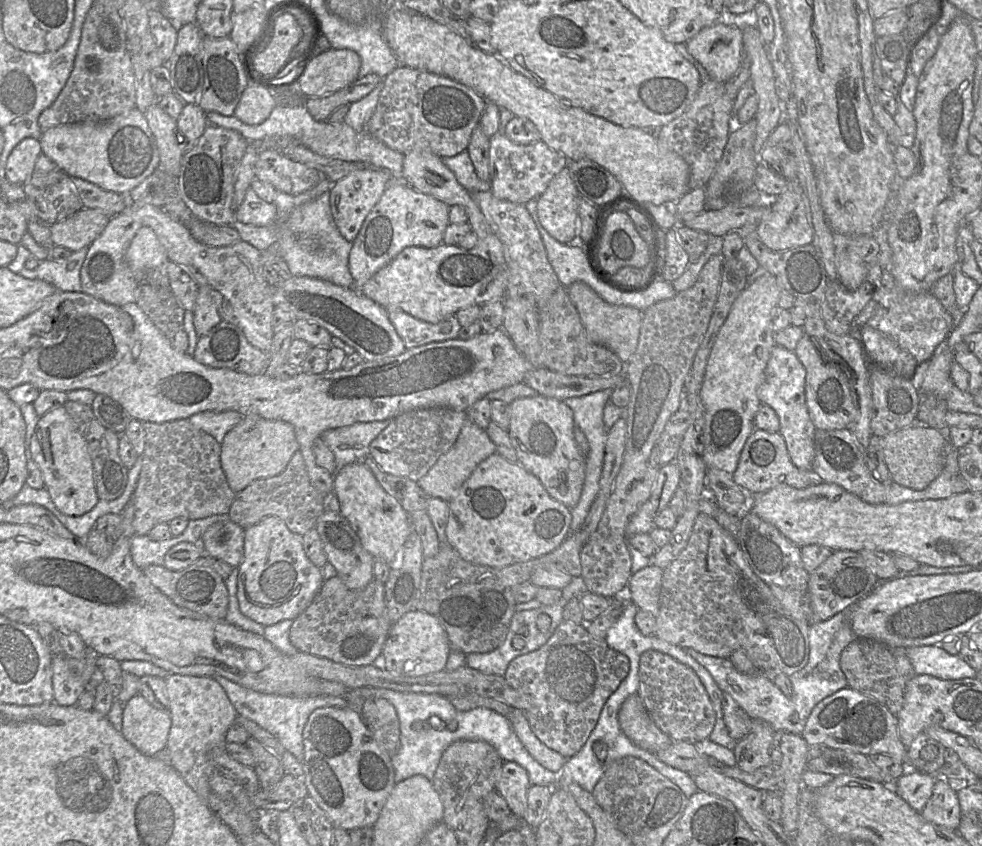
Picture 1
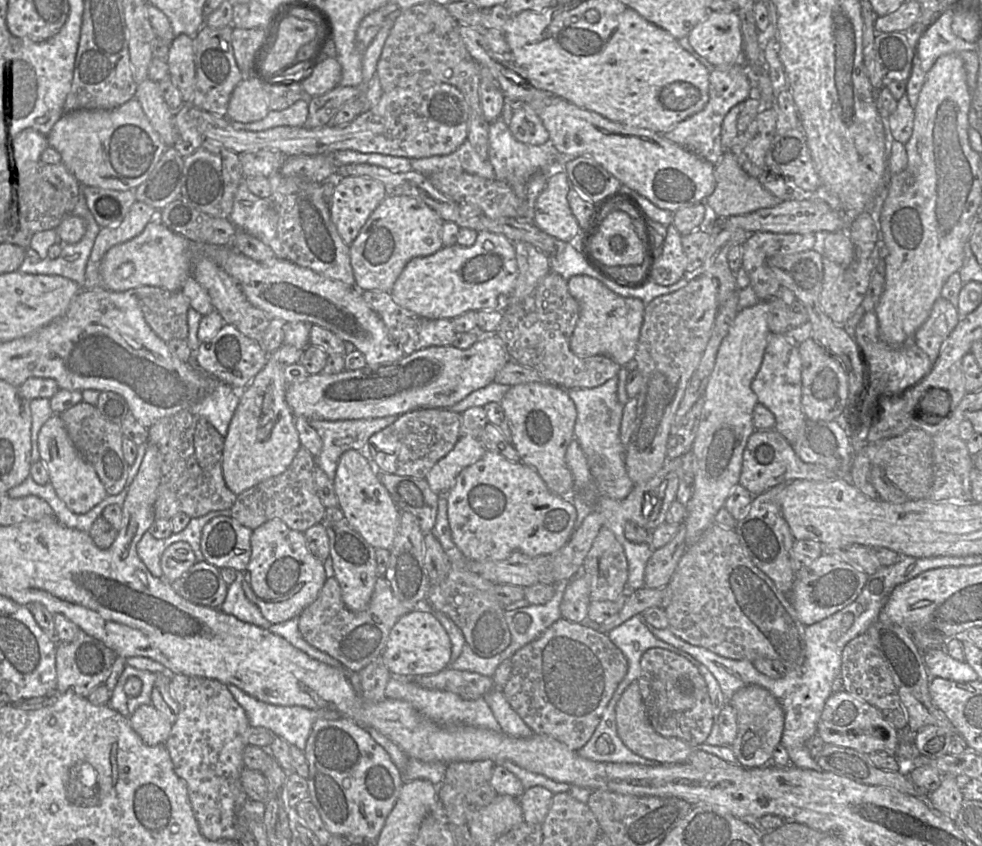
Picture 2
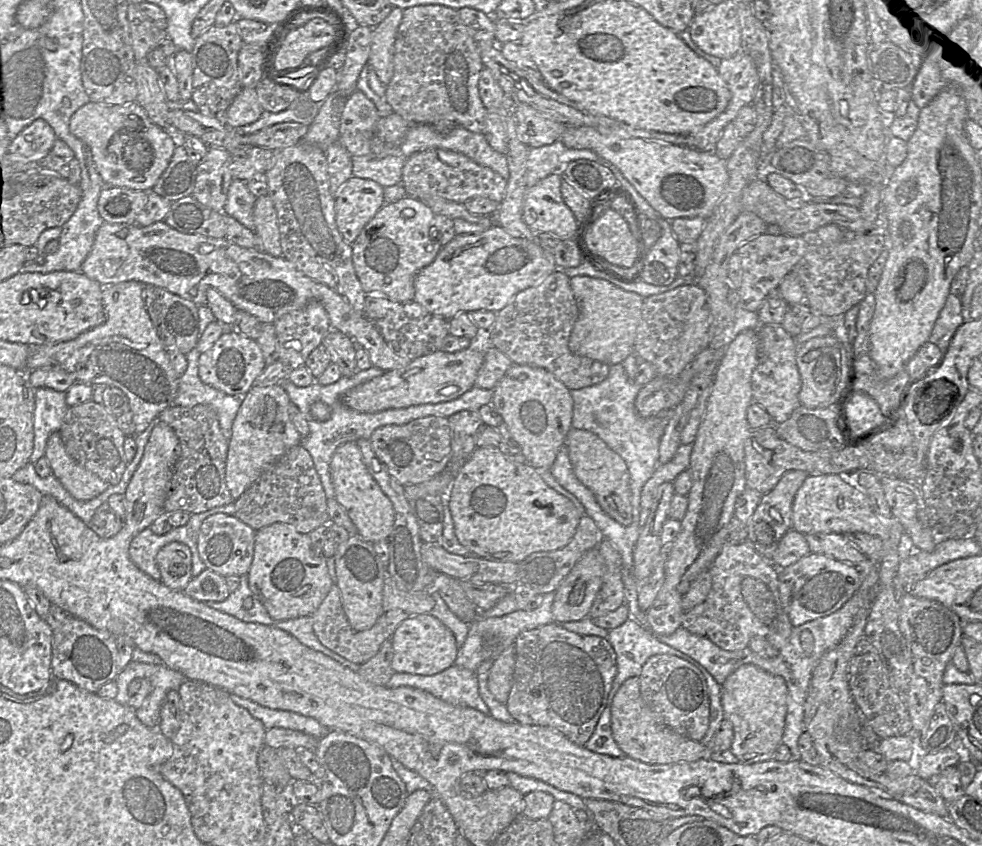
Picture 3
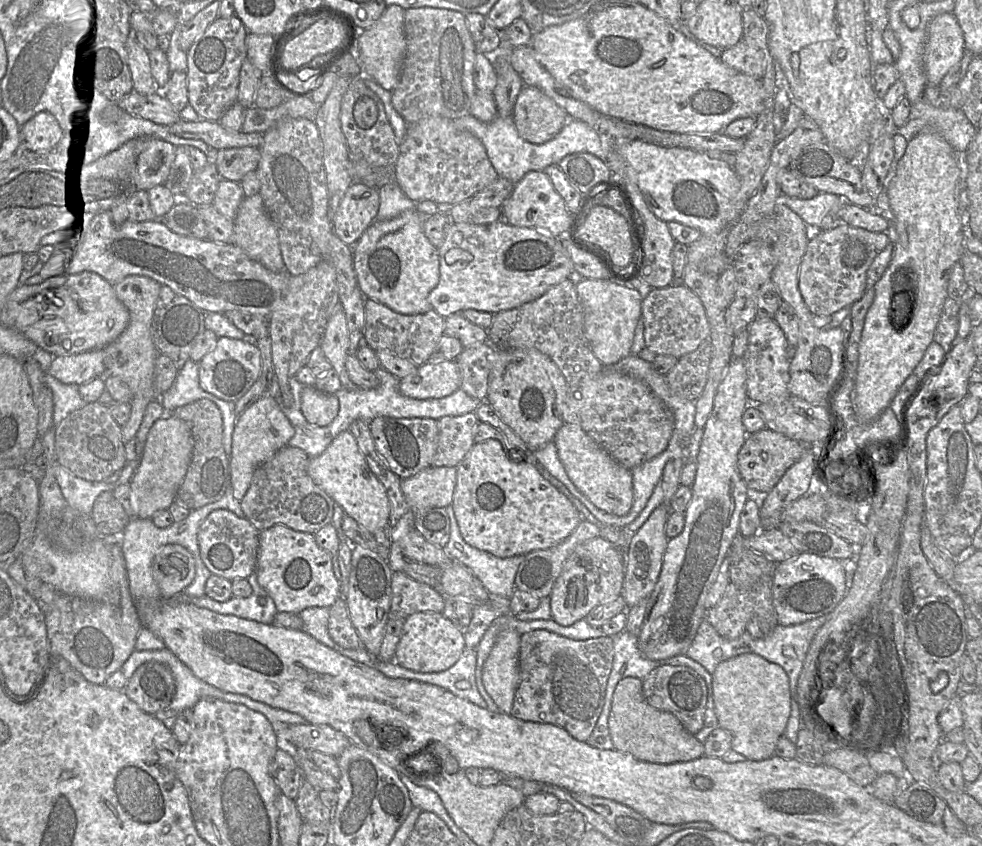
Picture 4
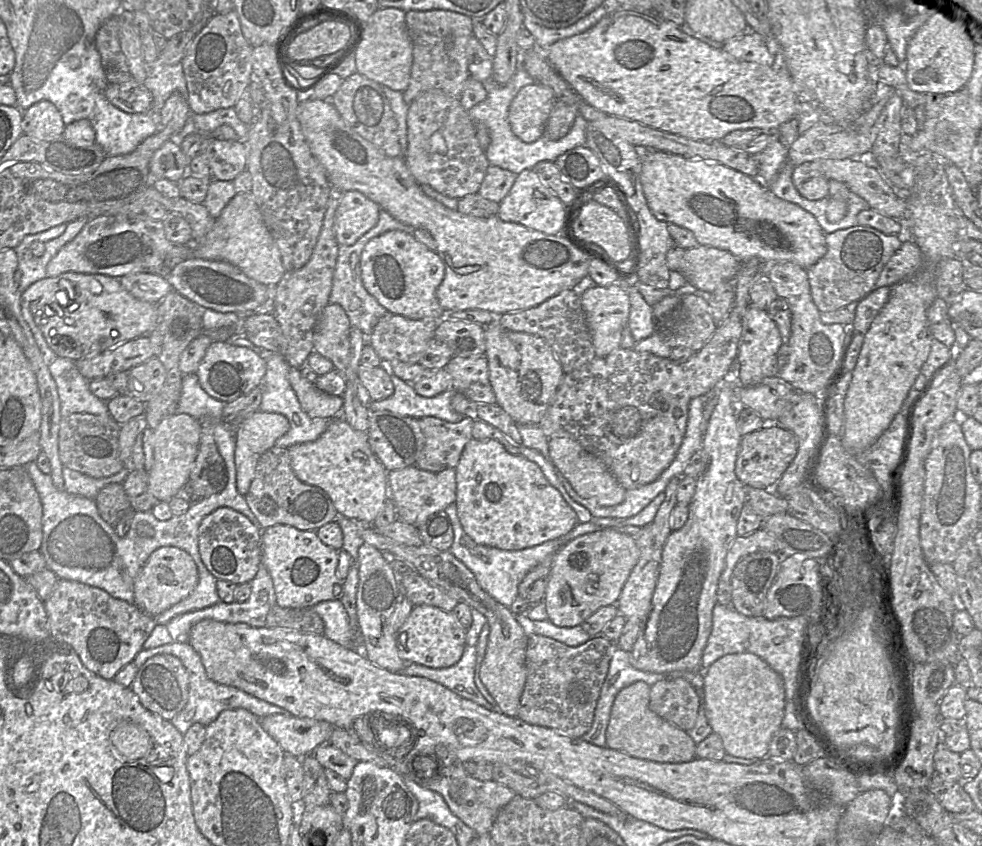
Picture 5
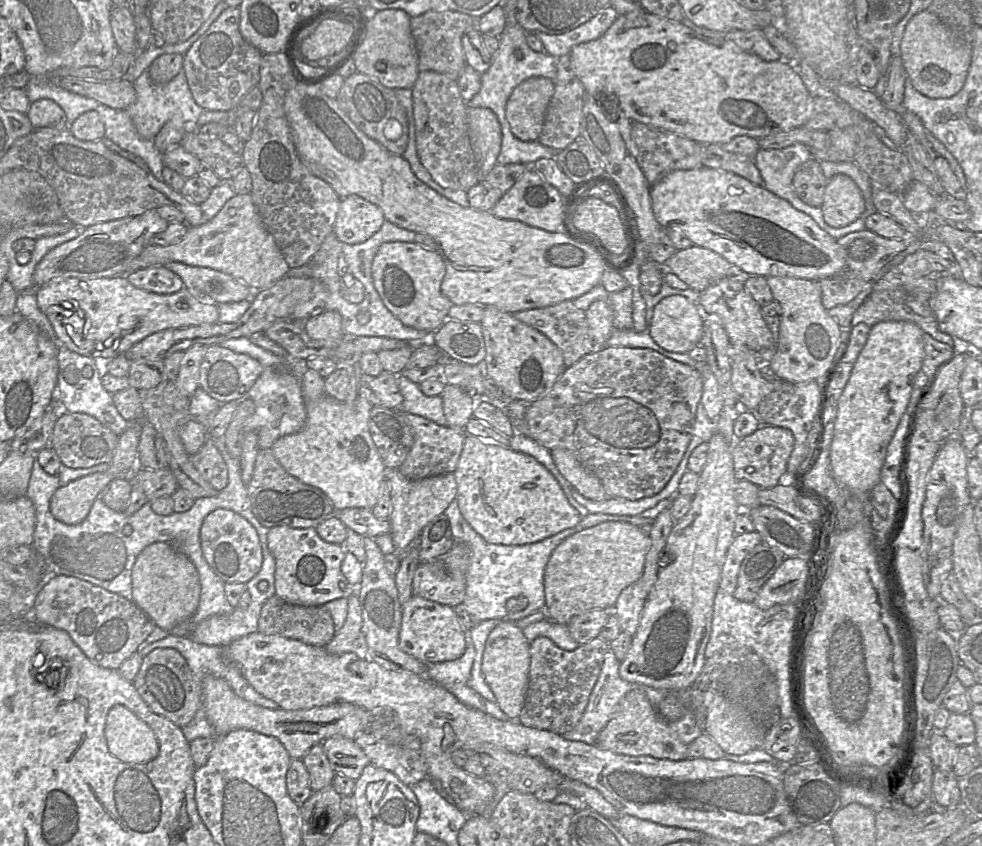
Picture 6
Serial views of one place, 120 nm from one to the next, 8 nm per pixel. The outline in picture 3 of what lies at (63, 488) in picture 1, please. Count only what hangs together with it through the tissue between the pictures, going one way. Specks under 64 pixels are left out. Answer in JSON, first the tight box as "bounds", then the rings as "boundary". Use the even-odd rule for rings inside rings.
{"bounds":[44,431,109,500],"boundary":[[[60,431],[49,436],[44,456],[49,462],[52,474],[77,500],[93,499],[109,487],[109,484],[81,467],[68,455]]]}

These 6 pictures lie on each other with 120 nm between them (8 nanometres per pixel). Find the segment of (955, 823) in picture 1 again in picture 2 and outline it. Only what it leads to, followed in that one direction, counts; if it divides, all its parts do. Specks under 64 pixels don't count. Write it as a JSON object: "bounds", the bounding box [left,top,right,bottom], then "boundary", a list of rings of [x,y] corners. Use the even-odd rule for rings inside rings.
{"bounds":[924,775,964,822],"boundary":[[[941,775],[939,787],[924,797],[934,810],[953,822],[957,818],[964,799],[955,777]]]}

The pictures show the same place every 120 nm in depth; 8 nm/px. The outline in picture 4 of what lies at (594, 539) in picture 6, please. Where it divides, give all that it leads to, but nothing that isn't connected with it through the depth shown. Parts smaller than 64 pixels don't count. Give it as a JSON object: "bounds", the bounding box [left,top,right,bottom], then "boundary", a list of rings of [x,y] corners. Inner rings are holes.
{"bounds":[549,537,625,626],"boundary":[[[595,537],[590,540],[587,540],[579,545],[577,545],[574,550],[571,552],[571,554],[568,556],[568,558],[565,560],[562,571],[557,577],[557,579],[554,582],[554,585],[552,587],[551,593],[549,595],[550,598],[550,608],[551,608],[551,619],[554,620],[557,624],[561,626],[570,626],[576,621],[579,621],[581,619],[585,619],[587,614],[597,607],[598,605],[605,604],[608,602],[611,602],[615,600],[617,597],[621,596],[622,592],[622,584],[623,584],[623,579],[624,579],[624,573],[625,573],[625,551],[622,553],[619,547],[616,545],[612,544],[608,540],[606,540],[603,537]]]}

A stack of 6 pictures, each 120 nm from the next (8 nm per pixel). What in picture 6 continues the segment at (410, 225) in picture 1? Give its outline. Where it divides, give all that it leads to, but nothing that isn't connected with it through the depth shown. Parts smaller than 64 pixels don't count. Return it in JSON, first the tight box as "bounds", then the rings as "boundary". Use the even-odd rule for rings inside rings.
{"bounds":[372,242,453,332],"boundary":[[[416,242],[383,243],[372,263],[373,283],[387,309],[404,325],[431,332],[437,331],[448,319],[453,305],[441,292],[445,273],[440,253]]]}

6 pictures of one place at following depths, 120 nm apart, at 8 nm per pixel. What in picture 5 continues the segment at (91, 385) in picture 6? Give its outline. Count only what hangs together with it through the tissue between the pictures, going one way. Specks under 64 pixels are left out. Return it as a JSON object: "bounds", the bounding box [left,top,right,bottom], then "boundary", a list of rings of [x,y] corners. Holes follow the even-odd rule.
{"bounds":[49,356,110,417],"boundary":[[[57,356],[49,371],[57,385],[61,417],[73,413],[110,415],[107,403],[90,391],[90,380],[79,372],[76,361]]]}

